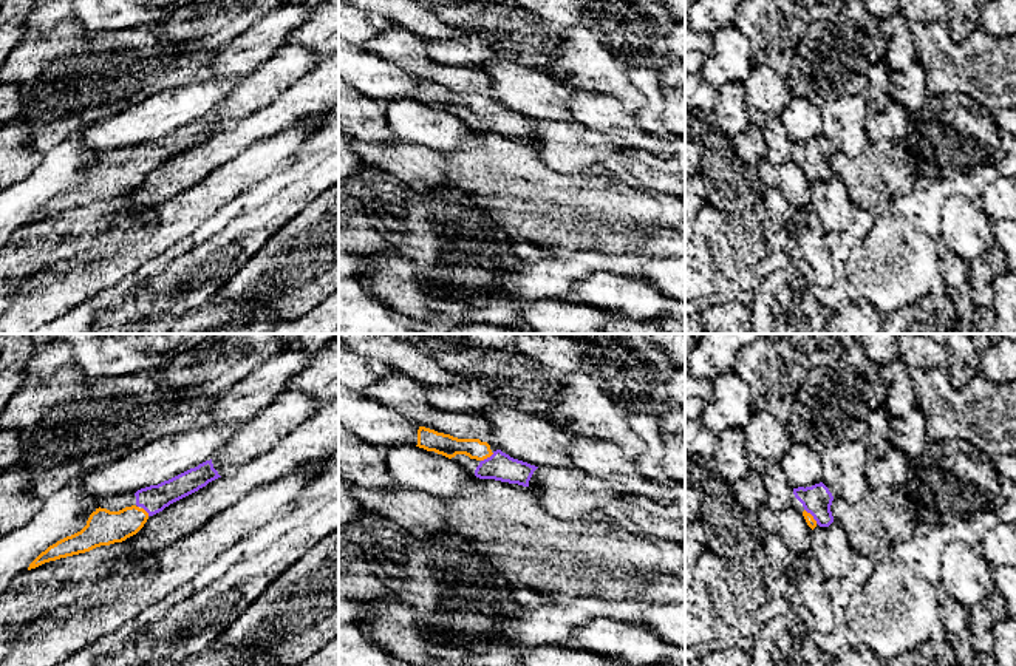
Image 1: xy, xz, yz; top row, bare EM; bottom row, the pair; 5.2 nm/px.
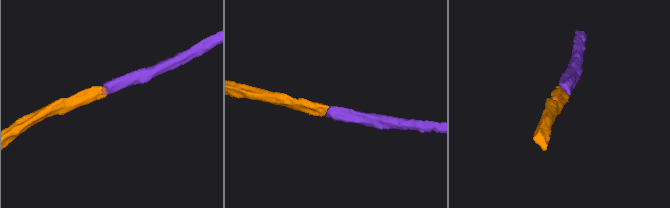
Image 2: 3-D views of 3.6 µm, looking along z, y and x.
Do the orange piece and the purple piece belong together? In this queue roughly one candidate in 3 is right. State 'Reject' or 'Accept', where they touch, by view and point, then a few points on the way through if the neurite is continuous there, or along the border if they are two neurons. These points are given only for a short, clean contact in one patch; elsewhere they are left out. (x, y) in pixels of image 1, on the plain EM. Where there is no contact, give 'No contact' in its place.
Accept. Touches orange at yz (812, 170). Path across: yz (808, 170), (812, 170), (817, 164), (817, 153)

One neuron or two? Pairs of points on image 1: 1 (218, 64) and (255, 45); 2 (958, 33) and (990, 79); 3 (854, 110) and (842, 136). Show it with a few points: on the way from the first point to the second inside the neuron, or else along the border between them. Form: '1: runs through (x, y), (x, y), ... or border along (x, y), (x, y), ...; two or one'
1: runs through (228, 61), (246, 51); one
2: border along (956, 44), (964, 47); two
3: runs through (848, 116), (845, 119), (845, 130); one

